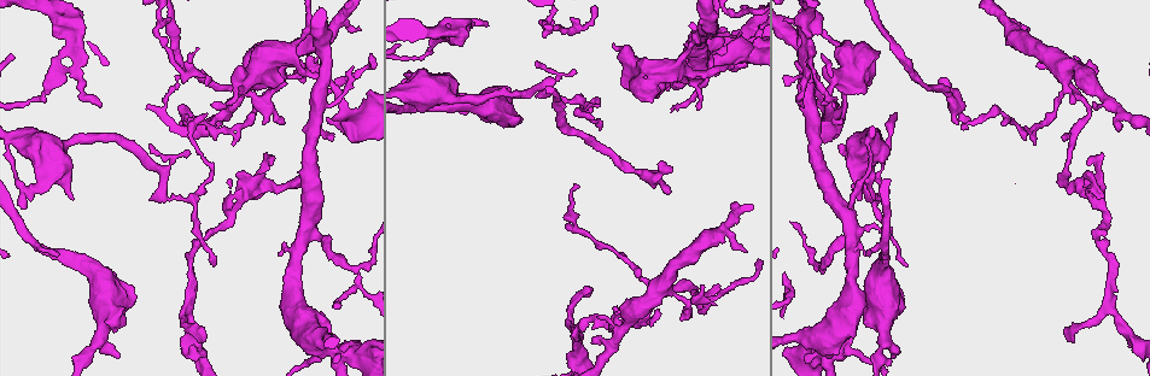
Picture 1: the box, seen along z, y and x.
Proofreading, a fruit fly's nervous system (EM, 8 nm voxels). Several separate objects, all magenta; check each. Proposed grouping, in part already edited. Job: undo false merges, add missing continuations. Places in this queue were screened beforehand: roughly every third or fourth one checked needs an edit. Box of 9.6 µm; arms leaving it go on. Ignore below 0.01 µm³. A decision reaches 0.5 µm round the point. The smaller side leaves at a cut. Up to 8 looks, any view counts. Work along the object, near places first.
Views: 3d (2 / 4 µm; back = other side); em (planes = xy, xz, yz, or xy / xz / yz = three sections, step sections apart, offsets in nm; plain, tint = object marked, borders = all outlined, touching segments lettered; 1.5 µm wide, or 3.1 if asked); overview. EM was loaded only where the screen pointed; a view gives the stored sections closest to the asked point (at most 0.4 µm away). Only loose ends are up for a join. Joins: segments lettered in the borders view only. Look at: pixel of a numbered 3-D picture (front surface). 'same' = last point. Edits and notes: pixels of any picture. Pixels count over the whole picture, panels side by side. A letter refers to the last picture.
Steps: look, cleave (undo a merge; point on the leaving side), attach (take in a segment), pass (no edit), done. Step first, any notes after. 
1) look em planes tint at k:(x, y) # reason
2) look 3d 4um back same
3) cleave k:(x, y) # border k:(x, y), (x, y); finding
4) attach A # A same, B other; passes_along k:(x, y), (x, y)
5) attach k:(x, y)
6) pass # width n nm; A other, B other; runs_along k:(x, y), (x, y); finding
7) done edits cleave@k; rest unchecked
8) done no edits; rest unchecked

look 3d 4um at 1:(331, 137) # branch stops here

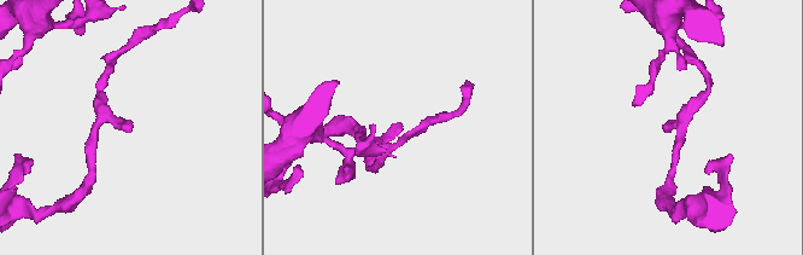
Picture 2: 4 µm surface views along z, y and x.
look em planes borders at 2:(398, 122)

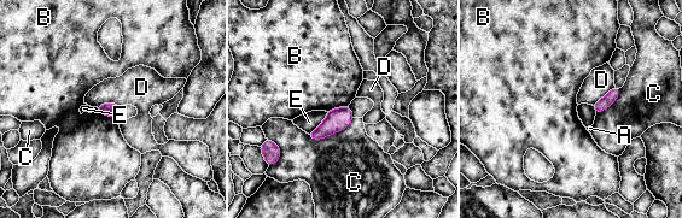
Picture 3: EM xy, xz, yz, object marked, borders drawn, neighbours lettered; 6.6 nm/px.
pass # width 90 nm; A other, B other, C other, D other, E other; border 3:(94, 107), (99, 112), (116, 119); no lettered segment goes on from it

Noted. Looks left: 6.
look 3d 2um at 1:(602, 316) # branch stops here

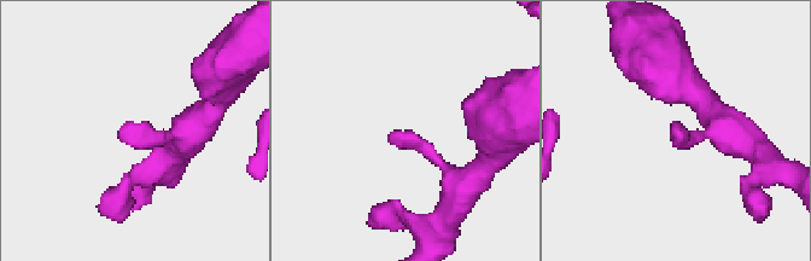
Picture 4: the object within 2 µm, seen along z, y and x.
look em planes borders at 4:(670, 134)

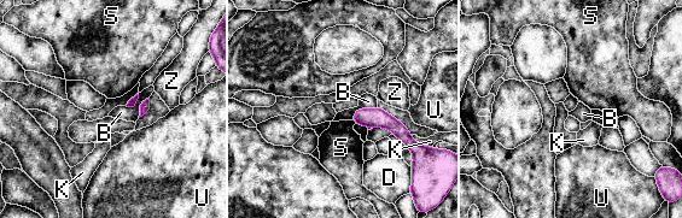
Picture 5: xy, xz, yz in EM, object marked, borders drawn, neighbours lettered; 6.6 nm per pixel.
pass # B other, D other, K other, S other, U other, Z other; no lettered segment goes on from it

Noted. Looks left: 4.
look em planes borders at 1:(1091, 171)

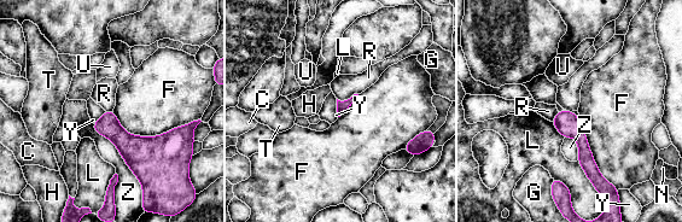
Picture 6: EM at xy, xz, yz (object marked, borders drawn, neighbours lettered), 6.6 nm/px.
pass # C other, F other, G other, H other, L other, N other, R other, T other, U other, Y other, Z other; runs_along 6:(560, 114), (581, 138), (598, 181); none of them fits

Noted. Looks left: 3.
done no edits; rest unchecked

